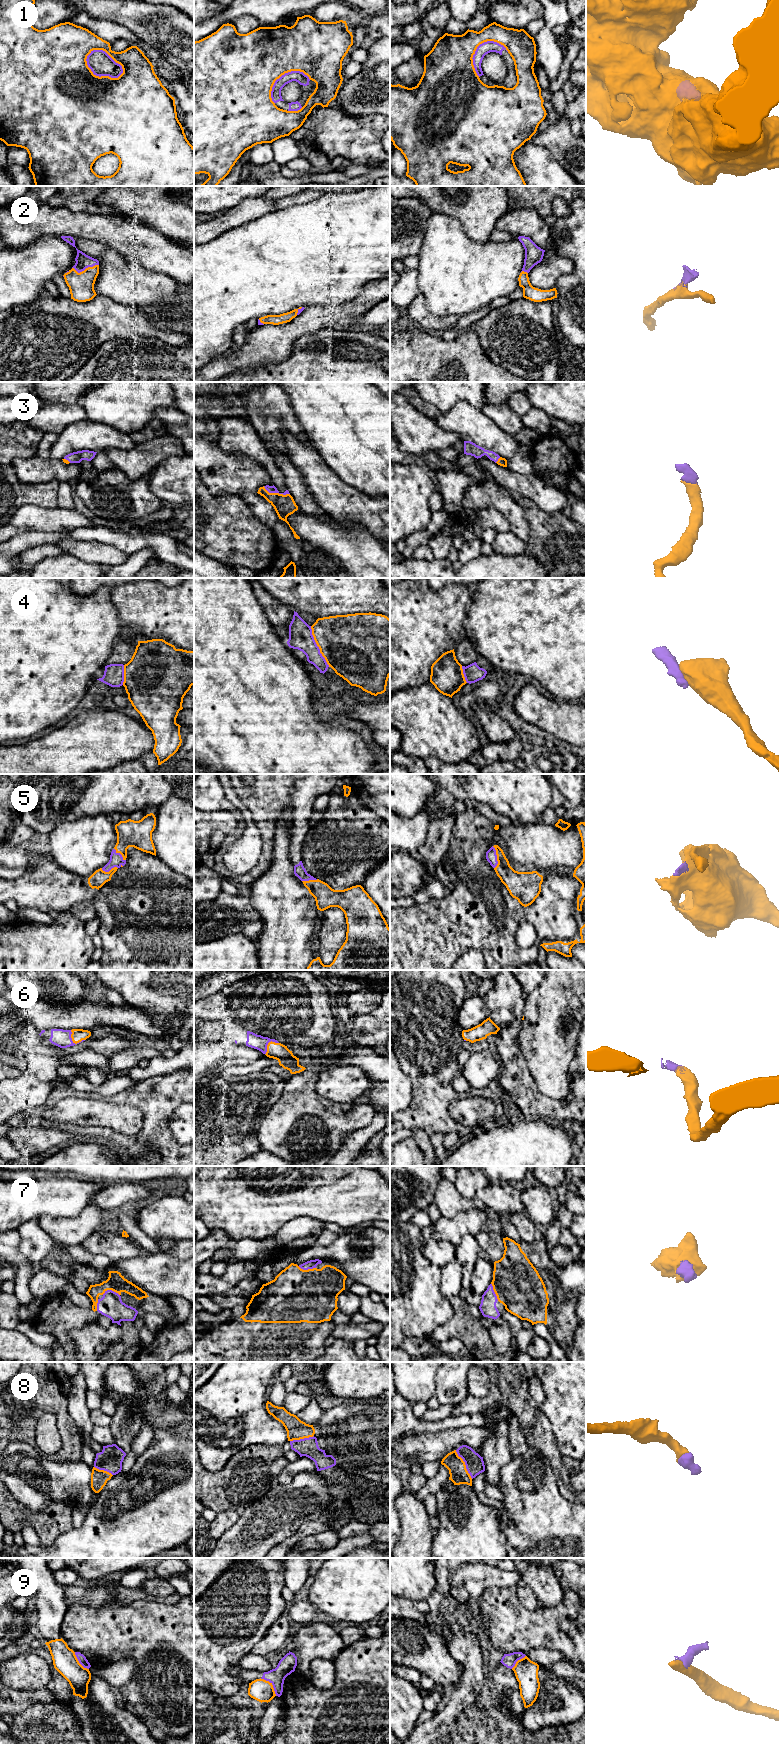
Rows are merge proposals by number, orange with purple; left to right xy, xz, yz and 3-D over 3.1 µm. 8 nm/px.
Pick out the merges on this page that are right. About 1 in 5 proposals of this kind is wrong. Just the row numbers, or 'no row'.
2, 3, 5, 6, 7, 8

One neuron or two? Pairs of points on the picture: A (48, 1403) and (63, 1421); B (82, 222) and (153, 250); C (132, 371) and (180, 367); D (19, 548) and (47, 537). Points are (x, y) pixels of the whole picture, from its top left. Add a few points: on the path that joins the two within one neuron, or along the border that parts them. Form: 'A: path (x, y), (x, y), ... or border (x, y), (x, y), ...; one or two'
A: path (53, 1406), (63, 1416); one
B: path (100, 228), (115, 231), (135, 242); one
C: path (144, 371), (168, 371); one
D: path (26, 541), (40, 538); one

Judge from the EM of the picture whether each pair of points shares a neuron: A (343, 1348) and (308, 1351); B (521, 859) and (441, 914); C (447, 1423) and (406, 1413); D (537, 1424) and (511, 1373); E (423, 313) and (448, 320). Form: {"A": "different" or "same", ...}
{"A": "different", "B": "different", "C": "same", "D": "same", "E": "same"}

